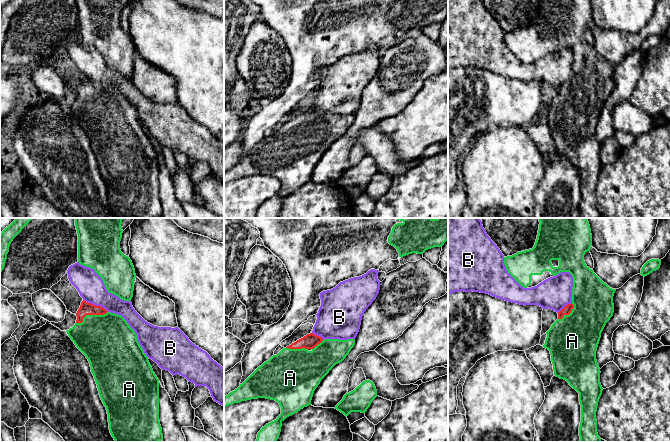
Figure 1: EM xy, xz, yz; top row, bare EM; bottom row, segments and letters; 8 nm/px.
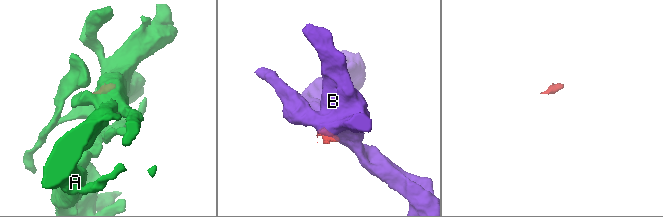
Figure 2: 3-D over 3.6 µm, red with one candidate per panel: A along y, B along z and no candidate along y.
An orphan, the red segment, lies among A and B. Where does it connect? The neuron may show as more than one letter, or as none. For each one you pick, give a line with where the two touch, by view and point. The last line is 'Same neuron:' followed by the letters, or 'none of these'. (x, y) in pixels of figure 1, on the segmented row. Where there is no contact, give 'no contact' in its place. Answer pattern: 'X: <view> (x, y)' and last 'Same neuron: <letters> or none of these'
A: xy (90, 314)
Same neuron: A

